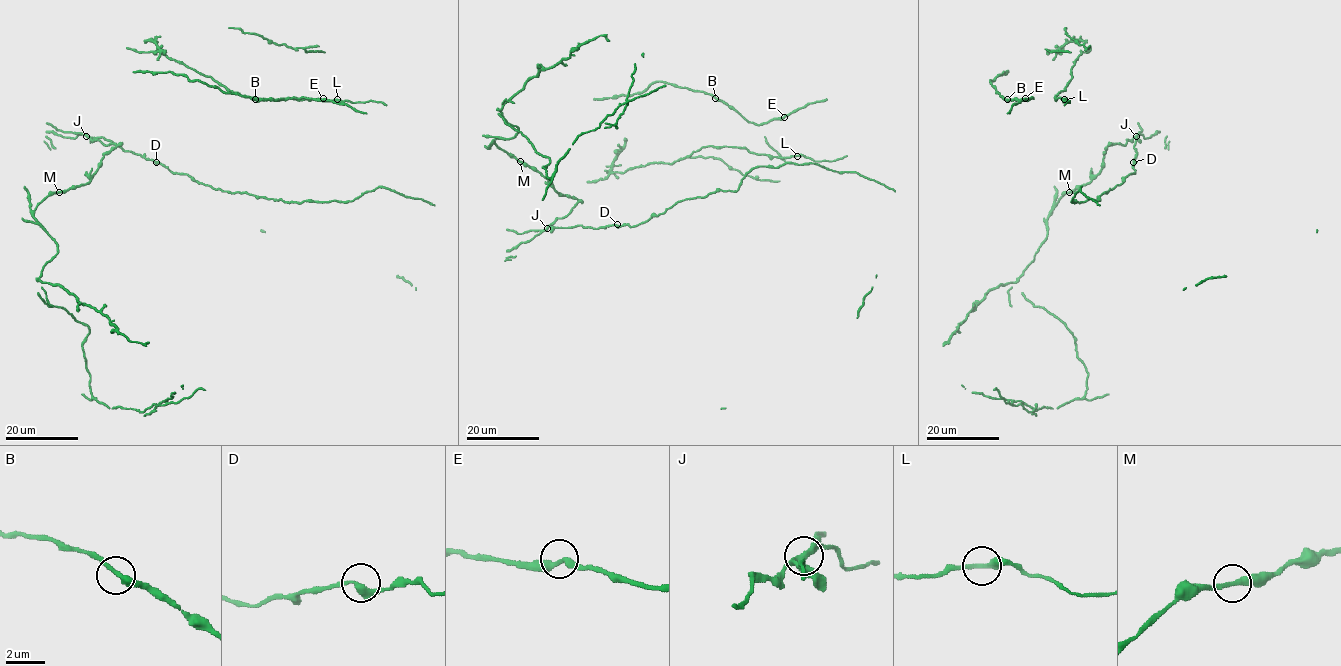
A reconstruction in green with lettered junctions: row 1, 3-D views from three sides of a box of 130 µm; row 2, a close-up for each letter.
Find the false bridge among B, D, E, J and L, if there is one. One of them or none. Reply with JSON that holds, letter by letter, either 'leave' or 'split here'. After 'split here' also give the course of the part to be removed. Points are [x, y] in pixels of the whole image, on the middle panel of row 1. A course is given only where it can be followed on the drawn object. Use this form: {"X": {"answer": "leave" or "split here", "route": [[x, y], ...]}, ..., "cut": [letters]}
{"B": {"answer": "leave"}, "D": {"answer": "leave"}, "E": {"answer": "leave"}, "J": {"answer": "split here"}, "L": {"answer": "leave"}, "cut": ["J"]}

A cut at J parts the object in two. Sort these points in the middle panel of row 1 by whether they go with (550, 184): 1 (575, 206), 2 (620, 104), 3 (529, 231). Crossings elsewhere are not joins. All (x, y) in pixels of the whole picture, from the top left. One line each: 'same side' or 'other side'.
1: same side
2: same side
3: other side

